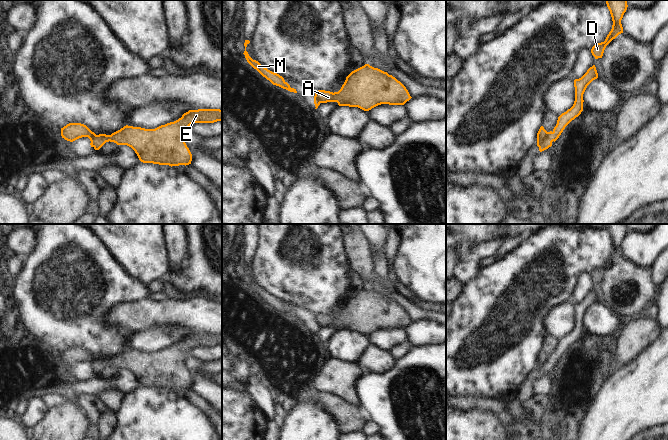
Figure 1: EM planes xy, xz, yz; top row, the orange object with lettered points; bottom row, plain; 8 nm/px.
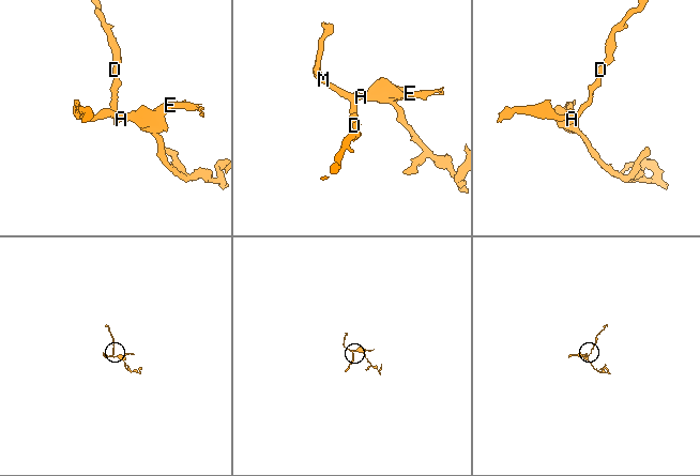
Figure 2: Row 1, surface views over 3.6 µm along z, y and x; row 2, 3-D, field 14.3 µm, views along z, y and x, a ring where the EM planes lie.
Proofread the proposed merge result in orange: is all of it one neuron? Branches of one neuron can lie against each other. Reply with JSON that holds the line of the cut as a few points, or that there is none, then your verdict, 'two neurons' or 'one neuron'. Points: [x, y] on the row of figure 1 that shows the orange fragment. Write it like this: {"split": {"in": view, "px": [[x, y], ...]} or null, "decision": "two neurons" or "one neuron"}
{"split": {"in": "yz", "px": [[548, 132], [542, 141], [537, 142]]}, "decision": "two neurons"}

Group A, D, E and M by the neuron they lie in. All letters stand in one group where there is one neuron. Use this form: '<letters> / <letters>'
A E M / D

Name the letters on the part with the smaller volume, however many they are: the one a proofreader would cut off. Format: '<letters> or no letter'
D.

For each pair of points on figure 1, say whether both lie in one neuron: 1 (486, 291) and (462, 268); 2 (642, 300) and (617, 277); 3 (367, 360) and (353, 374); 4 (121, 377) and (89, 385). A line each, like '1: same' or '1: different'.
1: different
2: same
3: different
4: same

